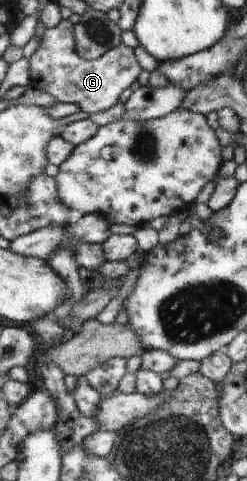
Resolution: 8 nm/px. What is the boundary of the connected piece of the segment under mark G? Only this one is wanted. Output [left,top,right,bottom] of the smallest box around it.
[29,19,142,114]

